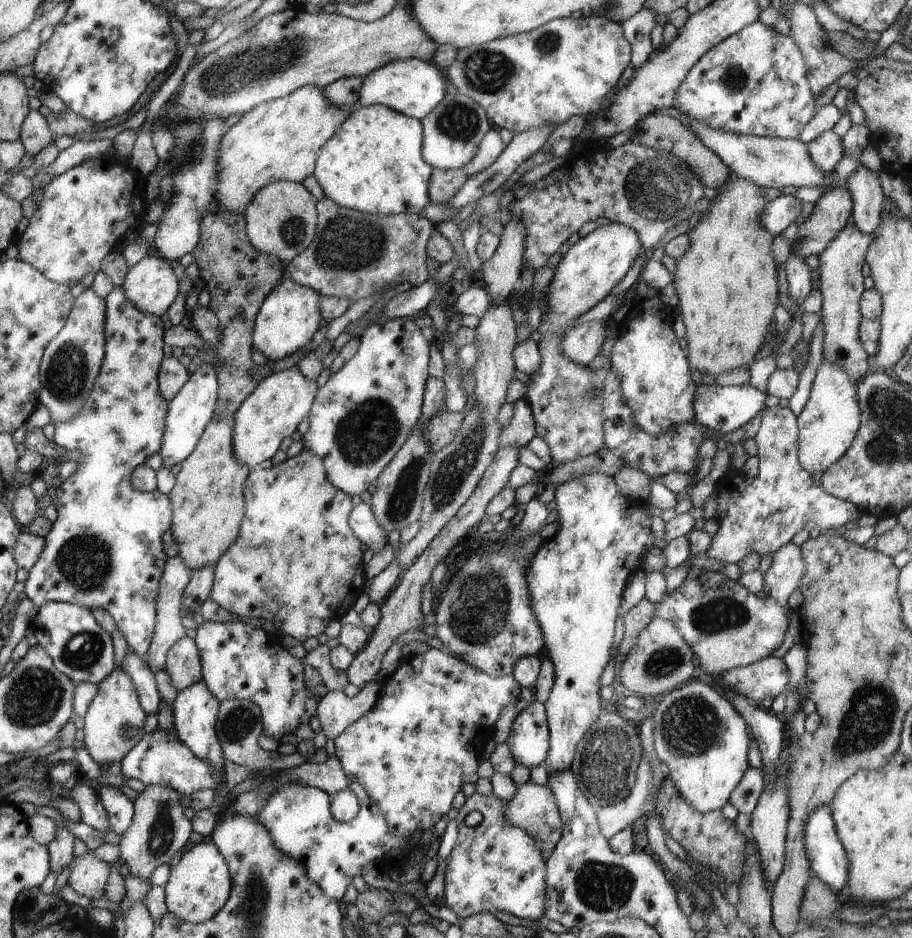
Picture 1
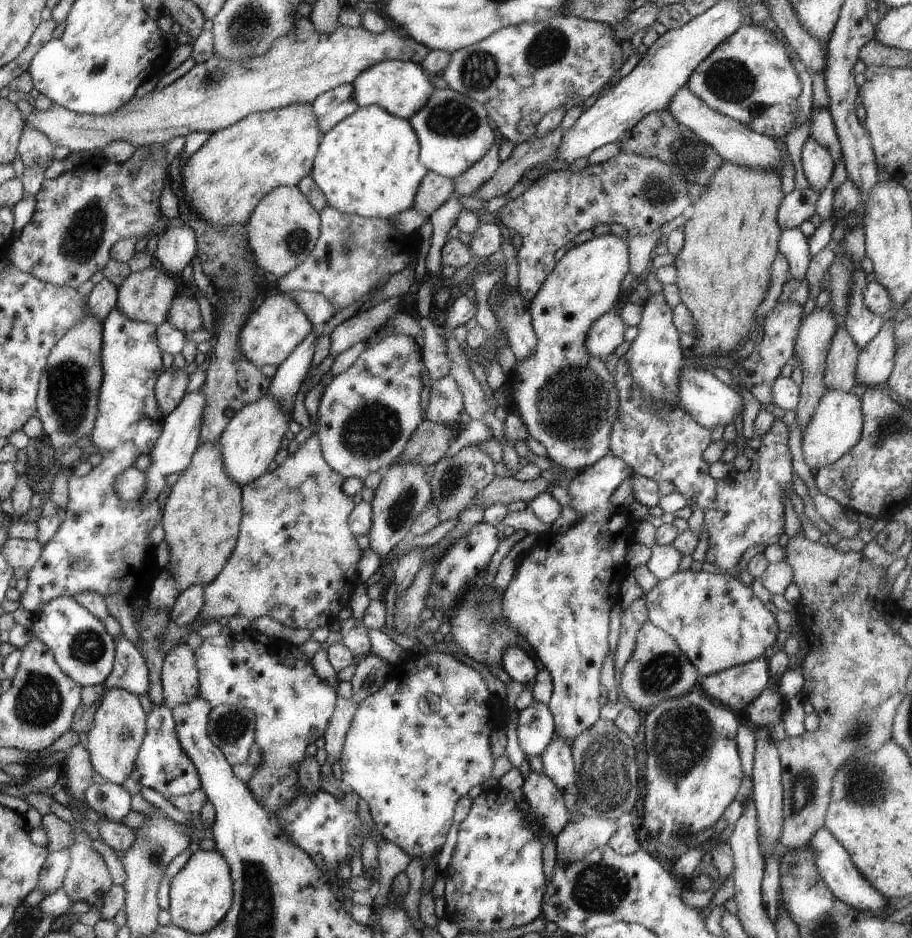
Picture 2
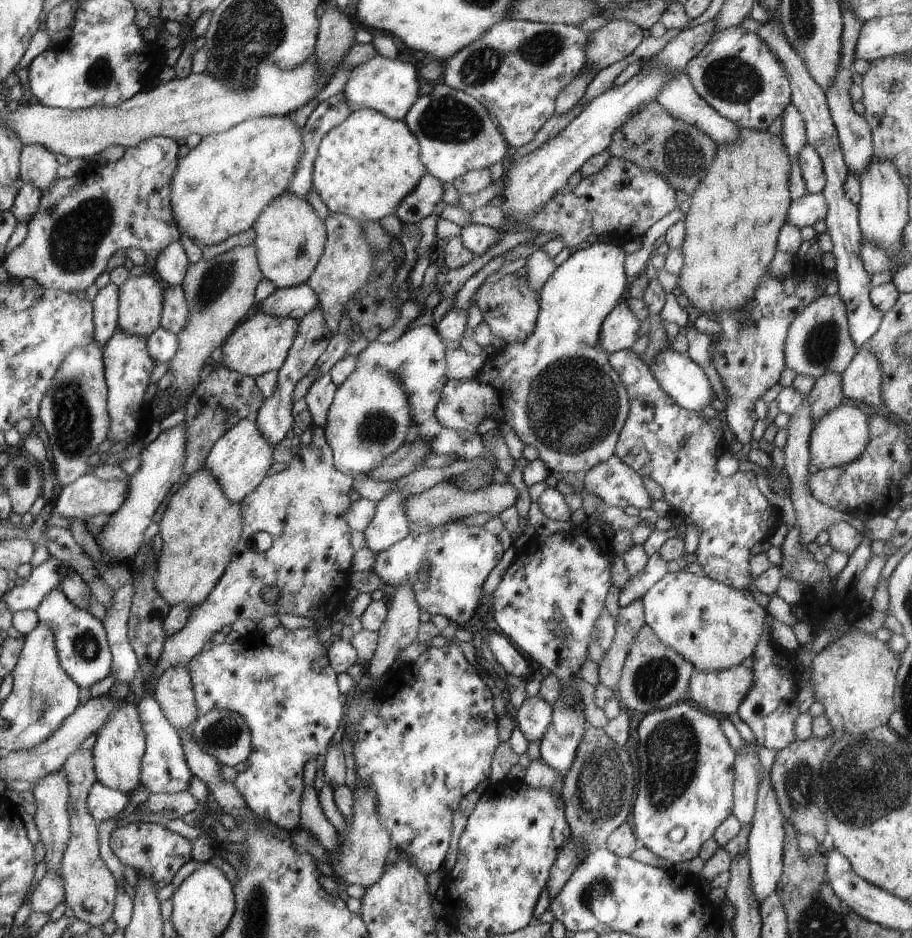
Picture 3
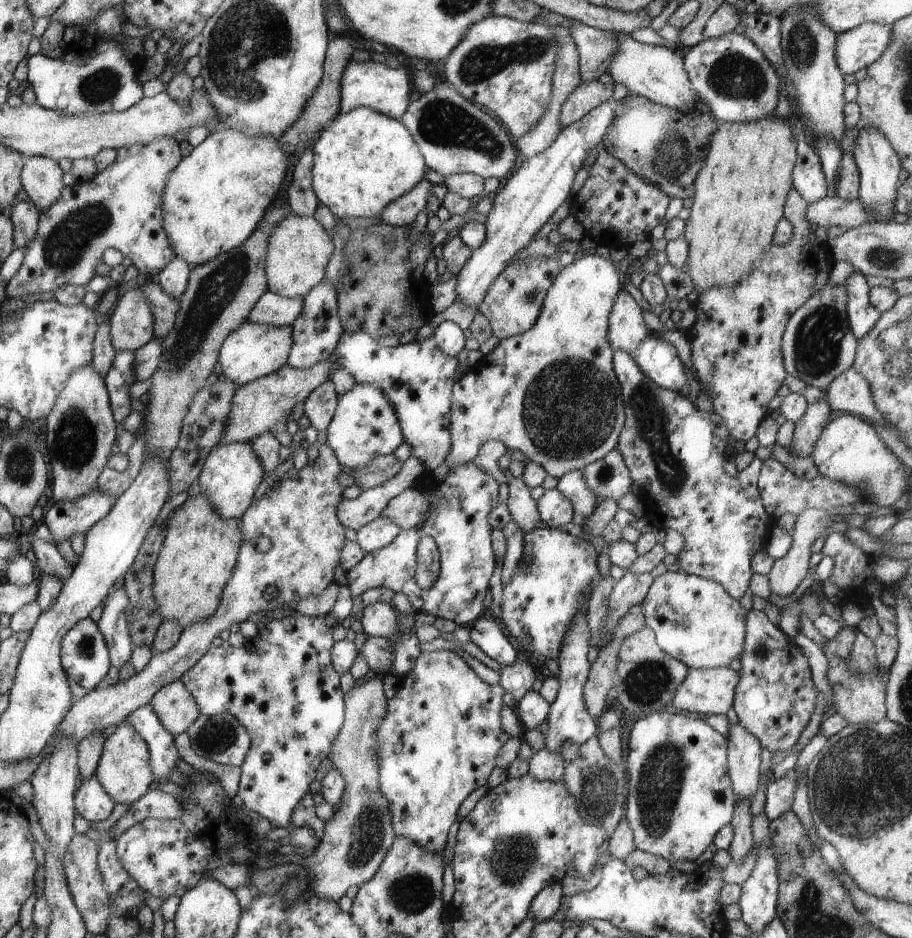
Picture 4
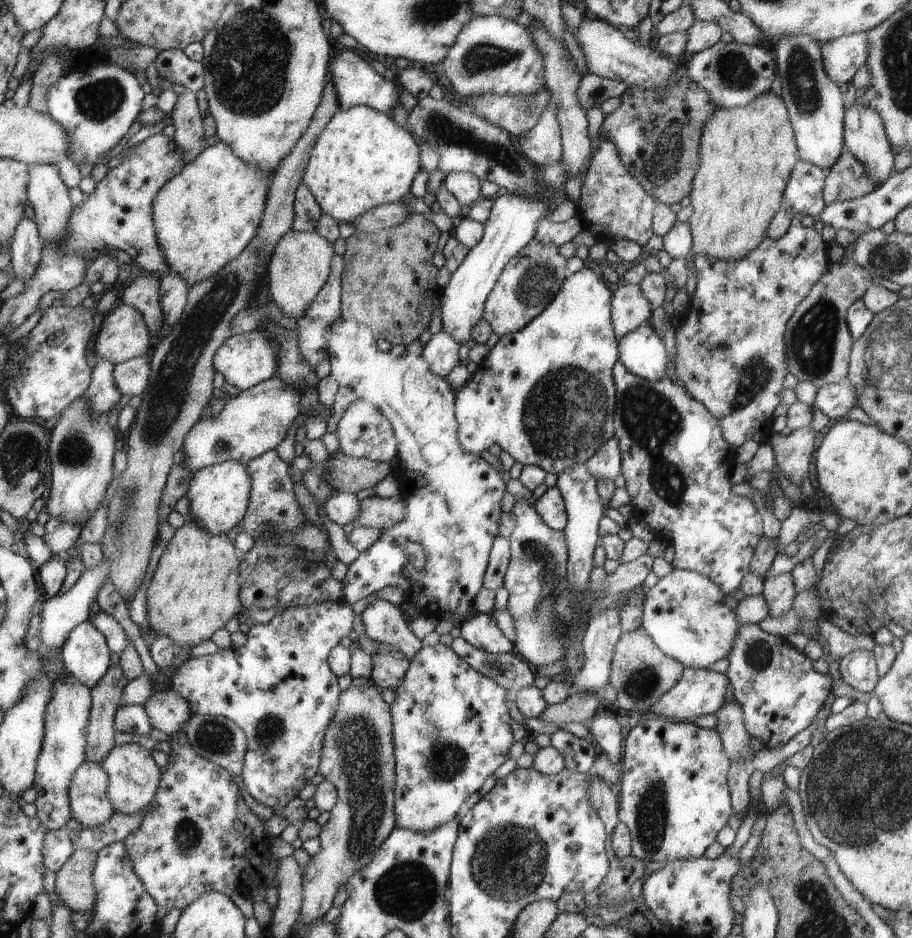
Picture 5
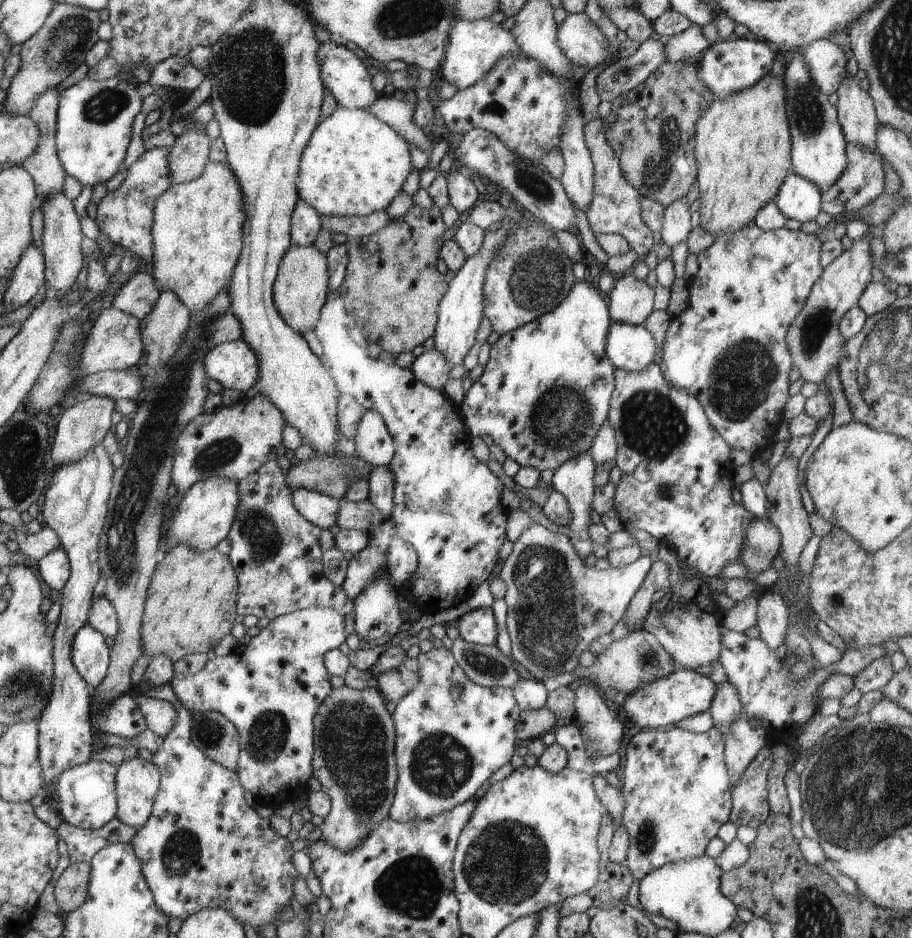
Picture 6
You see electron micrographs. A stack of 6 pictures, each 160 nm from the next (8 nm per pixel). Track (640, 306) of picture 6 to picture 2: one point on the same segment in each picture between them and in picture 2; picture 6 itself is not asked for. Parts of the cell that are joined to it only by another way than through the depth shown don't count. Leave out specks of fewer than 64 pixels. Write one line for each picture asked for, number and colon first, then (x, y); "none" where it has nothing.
2: (607, 333)
3: (619, 331)
4: (626, 327)
5: (629, 309)

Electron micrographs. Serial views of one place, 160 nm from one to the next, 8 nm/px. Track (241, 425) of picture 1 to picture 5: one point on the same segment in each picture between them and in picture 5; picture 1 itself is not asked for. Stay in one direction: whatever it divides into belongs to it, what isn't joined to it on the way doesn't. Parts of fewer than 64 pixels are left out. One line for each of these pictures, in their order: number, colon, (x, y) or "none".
2: (252, 438)
3: (240, 460)
4: (231, 475)
5: (219, 495)

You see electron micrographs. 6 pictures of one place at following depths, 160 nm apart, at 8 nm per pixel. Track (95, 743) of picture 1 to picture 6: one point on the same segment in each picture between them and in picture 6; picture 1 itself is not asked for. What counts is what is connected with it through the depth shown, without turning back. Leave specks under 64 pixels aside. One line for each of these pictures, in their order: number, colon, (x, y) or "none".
2: (120, 725)
3: (121, 744)
4: (125, 772)
5: (134, 777)
6: (138, 780)

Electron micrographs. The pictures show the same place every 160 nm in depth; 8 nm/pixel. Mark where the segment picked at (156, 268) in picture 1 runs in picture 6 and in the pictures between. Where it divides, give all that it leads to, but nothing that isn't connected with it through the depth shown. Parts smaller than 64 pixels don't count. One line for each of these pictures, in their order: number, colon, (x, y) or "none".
2: (146, 296)
3: (140, 300)
4: (132, 322)
5: (124, 335)
6: (115, 343)

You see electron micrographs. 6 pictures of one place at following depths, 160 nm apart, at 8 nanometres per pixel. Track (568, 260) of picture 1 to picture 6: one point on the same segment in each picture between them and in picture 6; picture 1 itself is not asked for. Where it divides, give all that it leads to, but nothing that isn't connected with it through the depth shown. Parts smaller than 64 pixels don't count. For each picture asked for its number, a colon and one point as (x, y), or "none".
2: (566, 397)
3: (557, 390)
4: (551, 393)
5: (545, 394)
6: (546, 389)

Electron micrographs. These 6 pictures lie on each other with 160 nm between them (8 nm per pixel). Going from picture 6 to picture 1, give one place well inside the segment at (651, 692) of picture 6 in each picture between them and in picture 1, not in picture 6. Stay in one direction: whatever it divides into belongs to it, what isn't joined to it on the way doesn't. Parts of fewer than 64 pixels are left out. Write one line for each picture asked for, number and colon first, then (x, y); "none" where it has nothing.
1: (768, 677)
2: (735, 687)
3: (720, 692)
4: (706, 692)
5: (698, 692)

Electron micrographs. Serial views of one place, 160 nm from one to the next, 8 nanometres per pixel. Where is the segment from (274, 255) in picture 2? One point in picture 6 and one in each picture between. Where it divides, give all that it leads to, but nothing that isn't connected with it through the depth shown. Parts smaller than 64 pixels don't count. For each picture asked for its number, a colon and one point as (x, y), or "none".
3: (290, 236)
4: (298, 253)
5: (301, 264)
6: (300, 292)

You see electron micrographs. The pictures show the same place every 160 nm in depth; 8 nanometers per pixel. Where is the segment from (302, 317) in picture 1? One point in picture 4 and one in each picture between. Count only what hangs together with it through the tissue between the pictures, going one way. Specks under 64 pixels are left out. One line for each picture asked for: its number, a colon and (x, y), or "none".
2: (278, 326)
3: (262, 342)
4: (253, 351)

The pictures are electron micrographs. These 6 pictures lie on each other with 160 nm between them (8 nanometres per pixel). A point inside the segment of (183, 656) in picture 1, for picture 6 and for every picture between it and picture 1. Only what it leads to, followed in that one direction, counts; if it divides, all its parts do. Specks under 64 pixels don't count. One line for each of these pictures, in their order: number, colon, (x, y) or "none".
2: (179, 676)
3: (174, 690)
4: (176, 708)
5: (168, 711)
6: (161, 715)

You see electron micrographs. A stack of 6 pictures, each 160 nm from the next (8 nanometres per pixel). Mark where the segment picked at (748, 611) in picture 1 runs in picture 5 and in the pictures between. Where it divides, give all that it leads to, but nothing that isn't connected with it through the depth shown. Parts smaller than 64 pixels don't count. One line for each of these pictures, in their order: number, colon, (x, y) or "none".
2: (718, 623)
3: (713, 626)
4: (694, 619)
5: (685, 614)

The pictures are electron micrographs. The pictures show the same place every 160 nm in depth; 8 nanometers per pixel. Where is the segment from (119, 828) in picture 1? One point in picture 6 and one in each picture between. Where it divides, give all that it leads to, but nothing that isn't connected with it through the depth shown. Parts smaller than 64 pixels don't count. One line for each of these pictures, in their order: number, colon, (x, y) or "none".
2: (113, 802)
3: (102, 802)
4: (93, 803)
5: (91, 806)
6: (86, 796)

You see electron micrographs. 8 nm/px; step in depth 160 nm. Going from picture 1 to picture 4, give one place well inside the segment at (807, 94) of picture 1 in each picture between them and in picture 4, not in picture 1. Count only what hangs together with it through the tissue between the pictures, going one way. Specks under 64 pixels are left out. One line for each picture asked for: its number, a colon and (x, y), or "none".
2: (750, 77)
3: (736, 73)
4: (731, 75)

